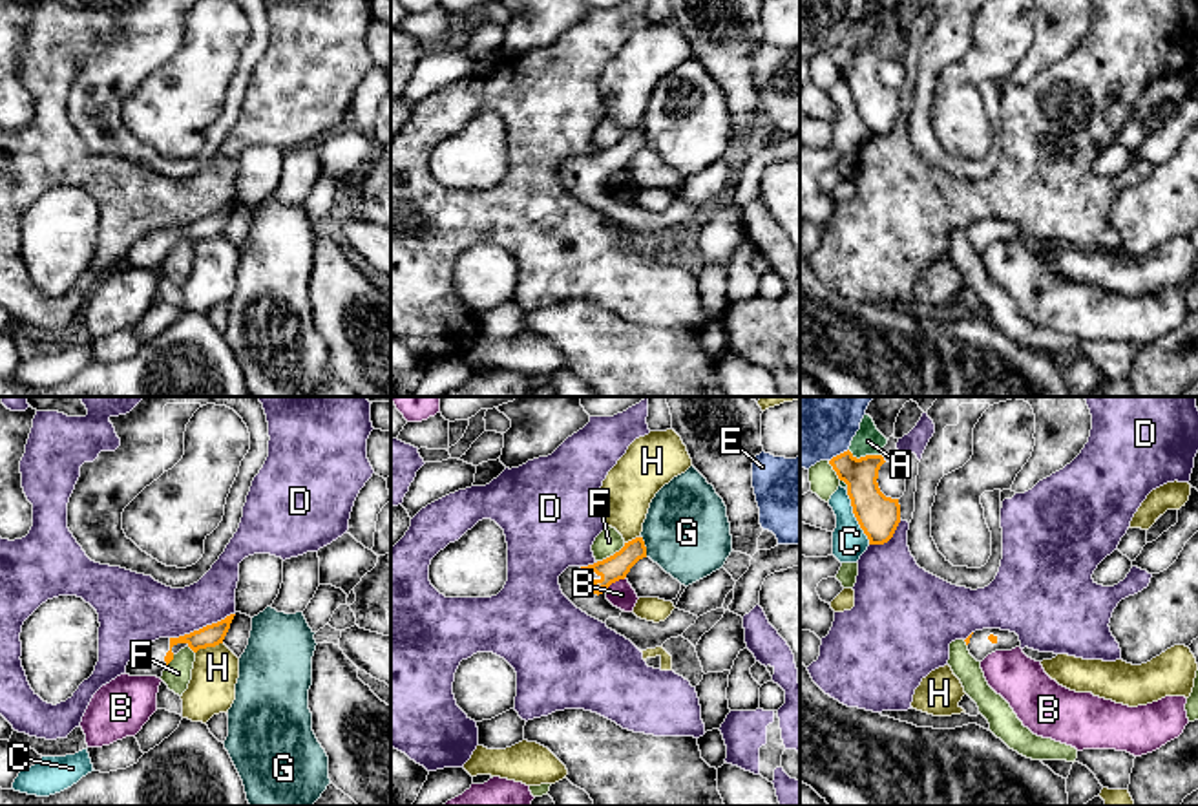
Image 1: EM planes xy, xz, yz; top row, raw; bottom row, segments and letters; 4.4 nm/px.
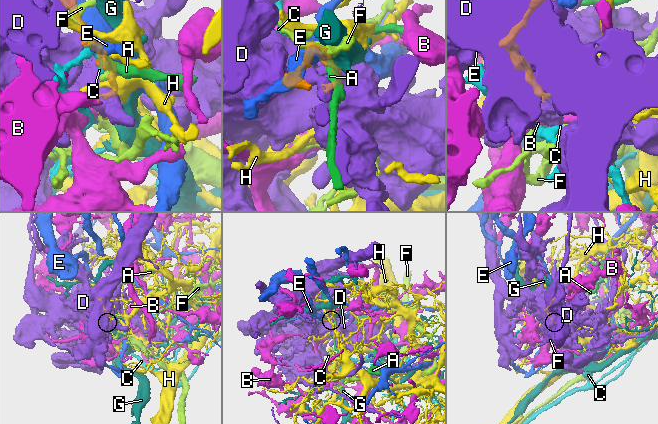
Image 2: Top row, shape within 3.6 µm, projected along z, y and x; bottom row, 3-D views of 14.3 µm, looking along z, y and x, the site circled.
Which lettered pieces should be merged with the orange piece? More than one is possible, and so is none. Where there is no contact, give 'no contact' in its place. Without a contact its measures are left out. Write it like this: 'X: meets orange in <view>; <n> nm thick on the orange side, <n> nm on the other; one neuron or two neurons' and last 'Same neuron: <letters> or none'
A: meets orange in yz; 170 nm thick on the orange side, 130 nm on the other; two neurons
B: meets orange in xz; 120 nm thick on the orange side, 120 nm on the other; two neurons
C: meets orange in yz; 190 nm thick on the orange side, 150 nm on the other; two neurons
D: meets orange in xy; 100 nm thick on the orange side, 260 nm on the other; two neurons
E: meets orange in yz; 150 nm thick on the orange side, 480 nm on the other; two neurons
F: meets orange in xz; 120 nm thick on the orange side, 110 nm on the other; two neurons
G: meets orange in xz; 120 nm thick on the orange side, 380 nm on the other; two neurons
H: meets orange in xy; 100 nm thick on the orange side, 200 nm on the other; two neurons
Same neuron: none

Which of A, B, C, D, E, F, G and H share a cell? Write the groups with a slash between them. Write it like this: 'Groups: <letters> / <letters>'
Groups: A / B / C / D / E / F / G / H

